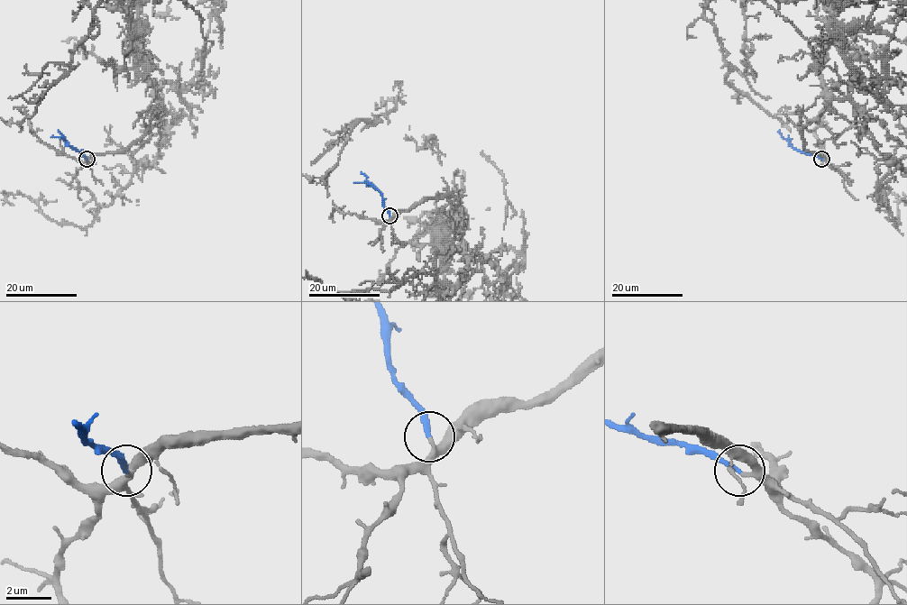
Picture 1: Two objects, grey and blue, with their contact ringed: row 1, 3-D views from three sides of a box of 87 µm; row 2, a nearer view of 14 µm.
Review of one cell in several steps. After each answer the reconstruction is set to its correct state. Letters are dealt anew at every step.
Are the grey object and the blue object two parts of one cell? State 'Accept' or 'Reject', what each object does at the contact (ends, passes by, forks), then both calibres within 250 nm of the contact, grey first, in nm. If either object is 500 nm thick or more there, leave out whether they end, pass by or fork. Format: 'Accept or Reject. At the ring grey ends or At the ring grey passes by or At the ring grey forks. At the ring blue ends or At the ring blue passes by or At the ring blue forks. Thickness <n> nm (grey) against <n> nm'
Accept. At the ring grey passes by. At the ring blue ends. Thickness 200 nm (grey) against 240 nm

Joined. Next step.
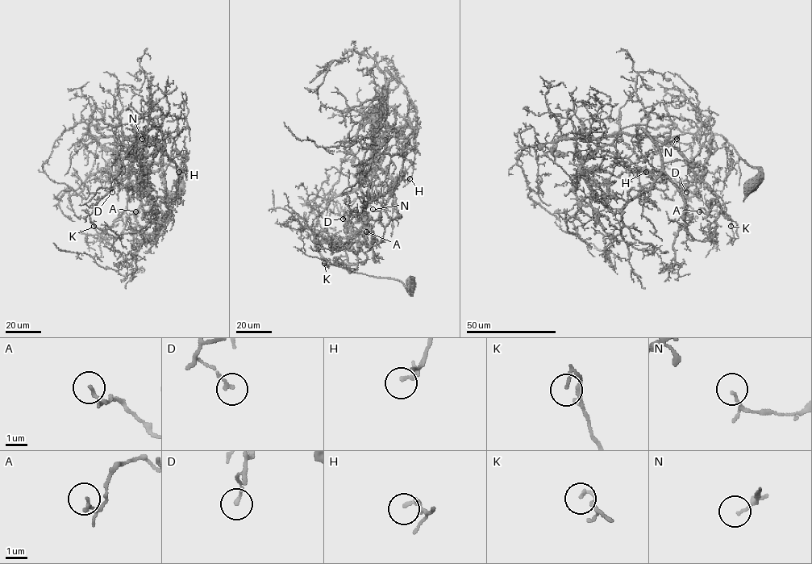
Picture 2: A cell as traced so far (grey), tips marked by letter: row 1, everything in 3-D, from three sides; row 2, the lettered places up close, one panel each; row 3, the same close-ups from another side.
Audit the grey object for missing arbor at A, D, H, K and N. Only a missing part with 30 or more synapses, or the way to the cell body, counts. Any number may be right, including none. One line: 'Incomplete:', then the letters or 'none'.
Incomplete: none

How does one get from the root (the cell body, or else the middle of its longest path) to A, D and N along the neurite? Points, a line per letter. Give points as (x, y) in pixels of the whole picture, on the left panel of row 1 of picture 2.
A: (181, 184), (180, 171), (167, 164), (123, 157), (116, 163), (116, 146), (128, 194), (143, 211), (135, 211)
D: (181, 184), (180, 171), (167, 164), (123, 157), (116, 163), (116, 146), (127, 177), (112, 192)
N: (181, 184), (177, 169), (122, 156), (83, 134), (135, 136), (156, 128), (164, 144), (148, 137), (142, 139)

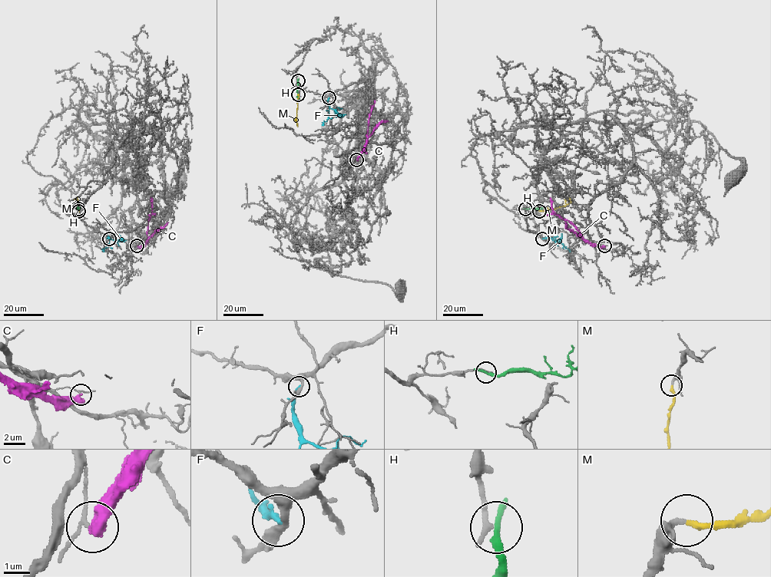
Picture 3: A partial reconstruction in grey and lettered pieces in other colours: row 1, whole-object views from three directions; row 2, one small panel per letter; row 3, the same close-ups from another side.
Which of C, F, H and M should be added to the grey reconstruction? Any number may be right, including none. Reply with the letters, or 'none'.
M

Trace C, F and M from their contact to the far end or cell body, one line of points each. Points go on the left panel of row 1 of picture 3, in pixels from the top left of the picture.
C: (137, 245), (140, 246), (147, 239), (152, 211), (150, 197)
F: (109, 239), (120, 242), (121, 238), (116, 233)
M: (78, 210), (77, 197)

